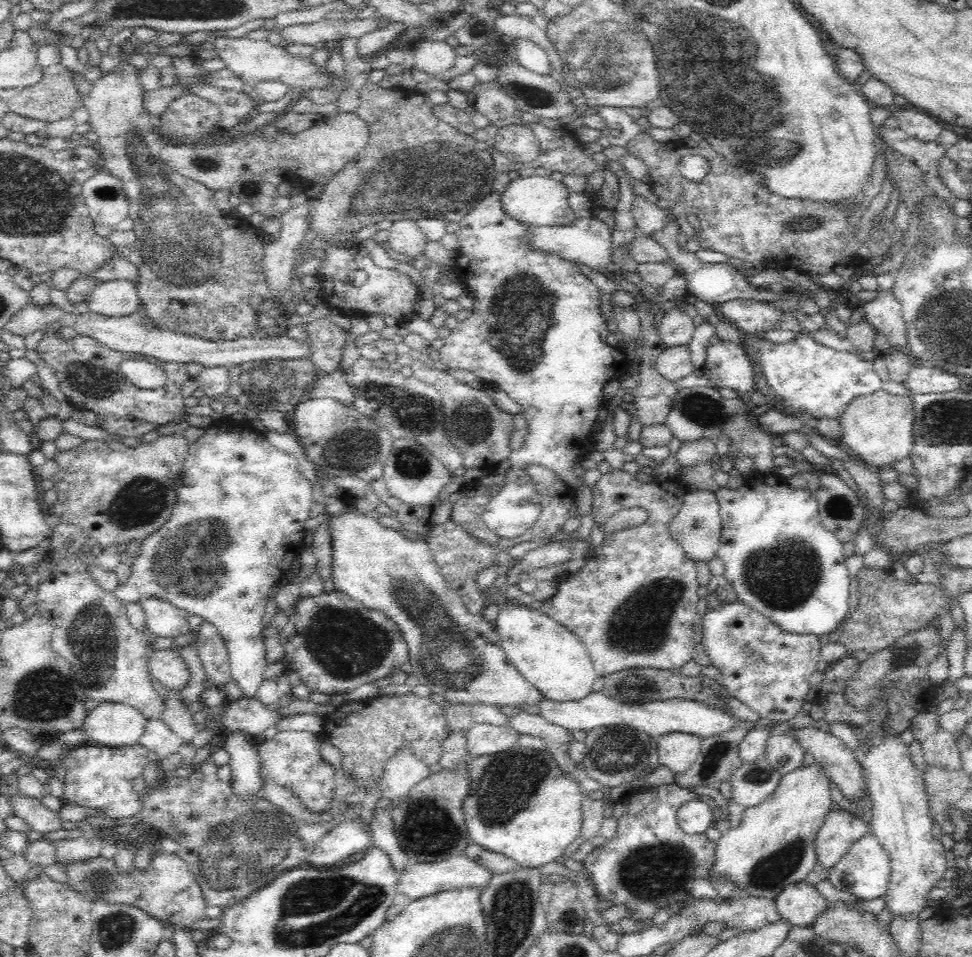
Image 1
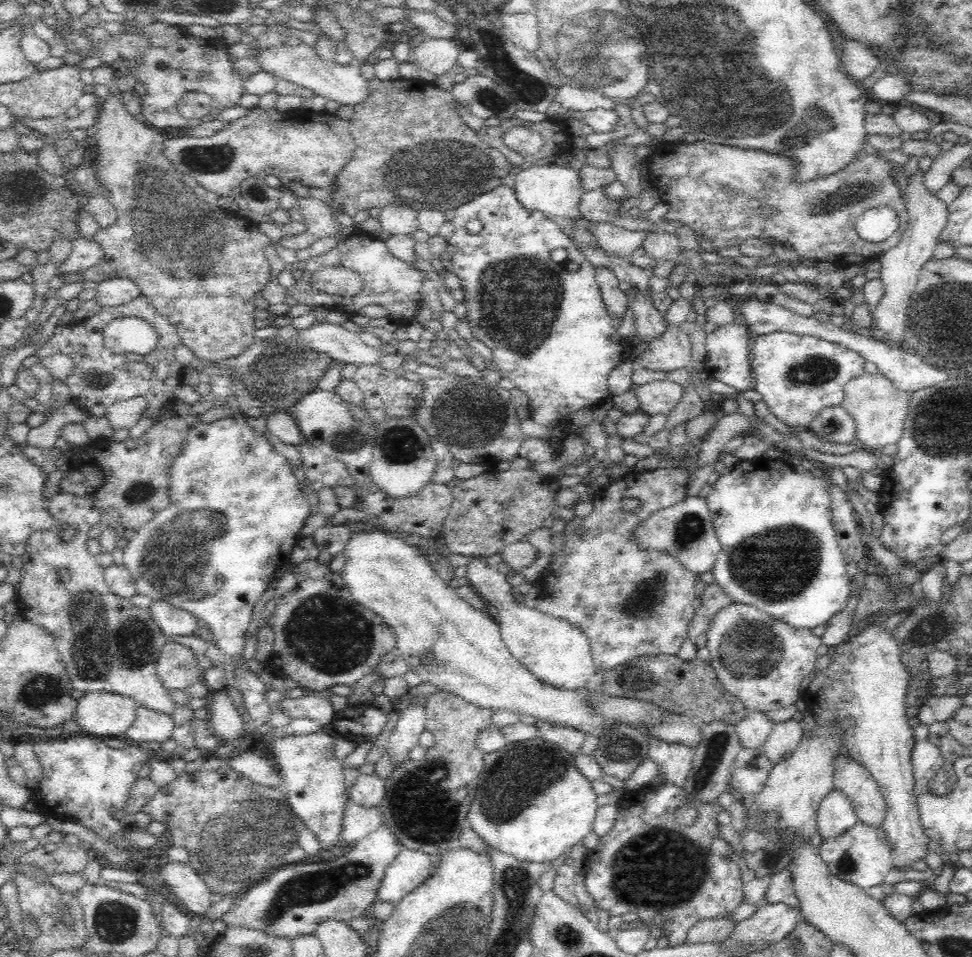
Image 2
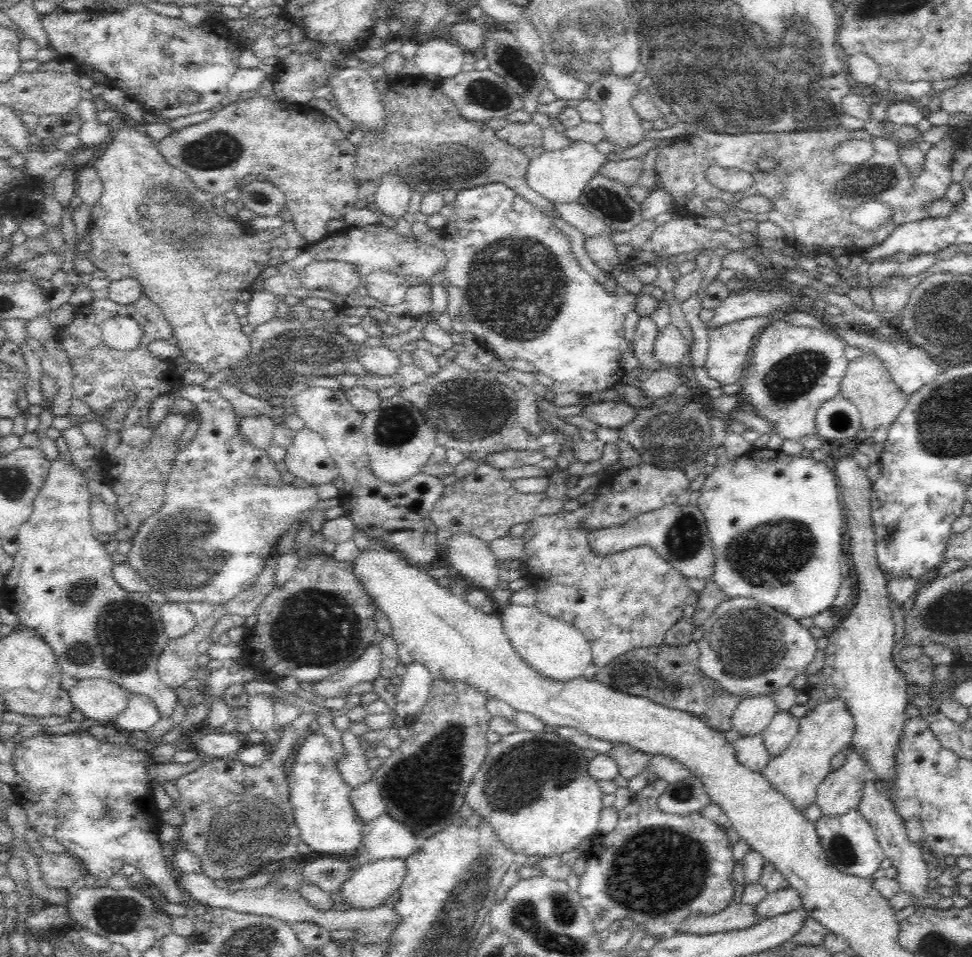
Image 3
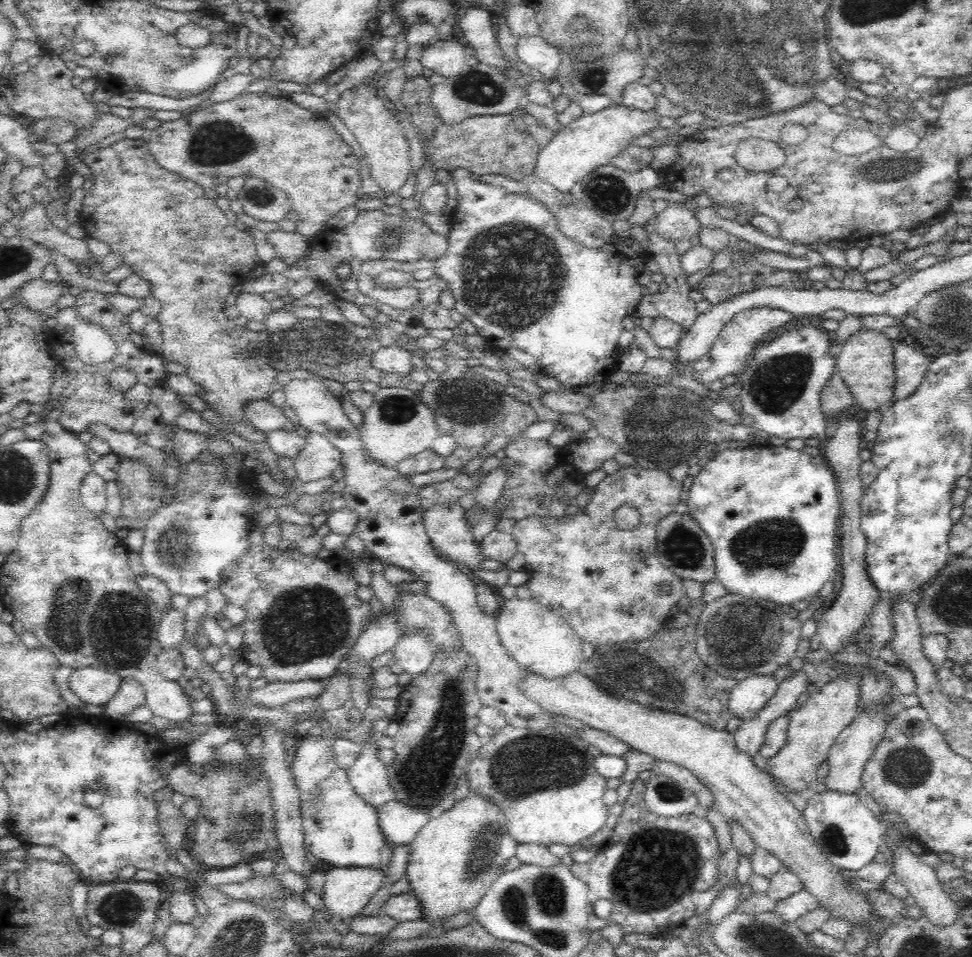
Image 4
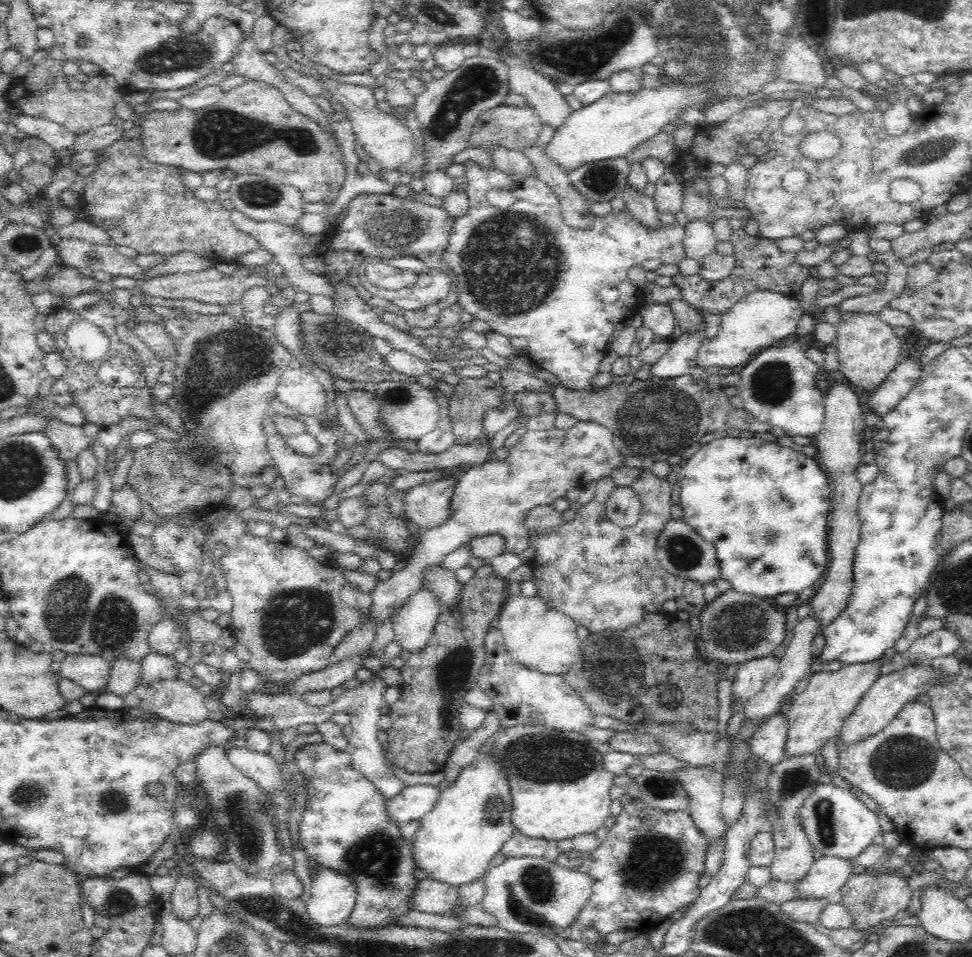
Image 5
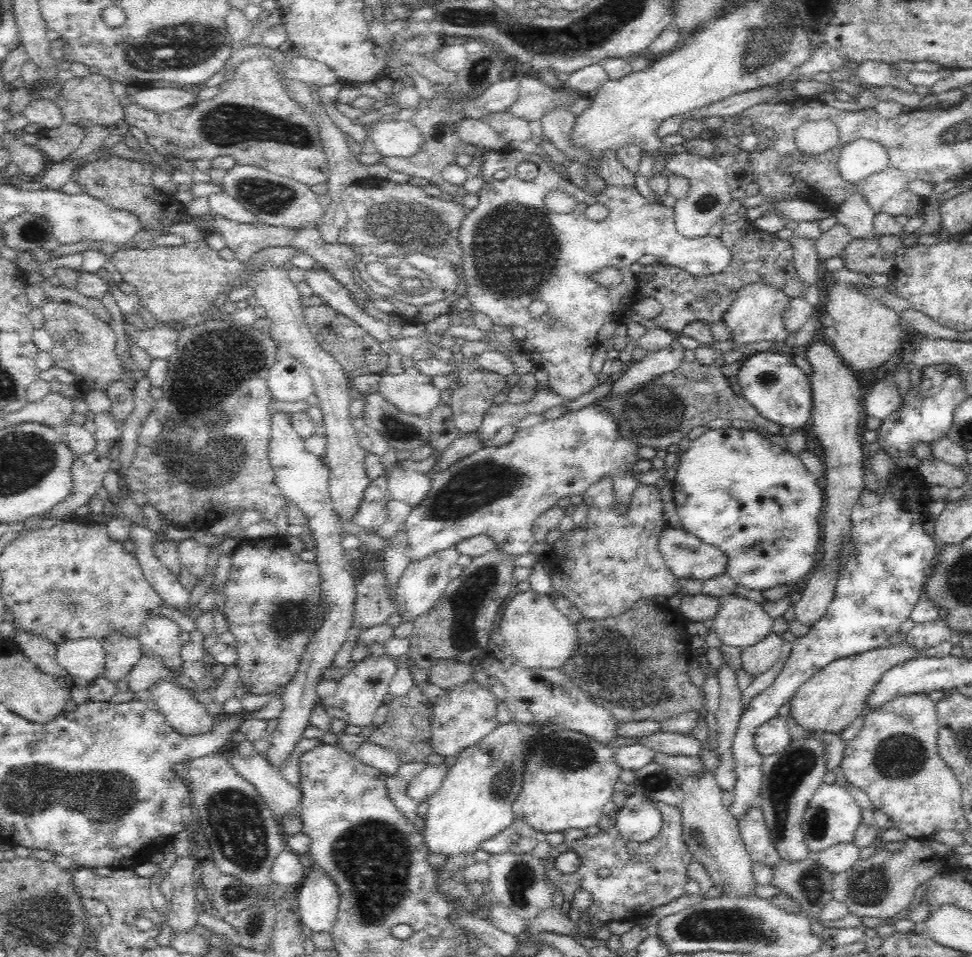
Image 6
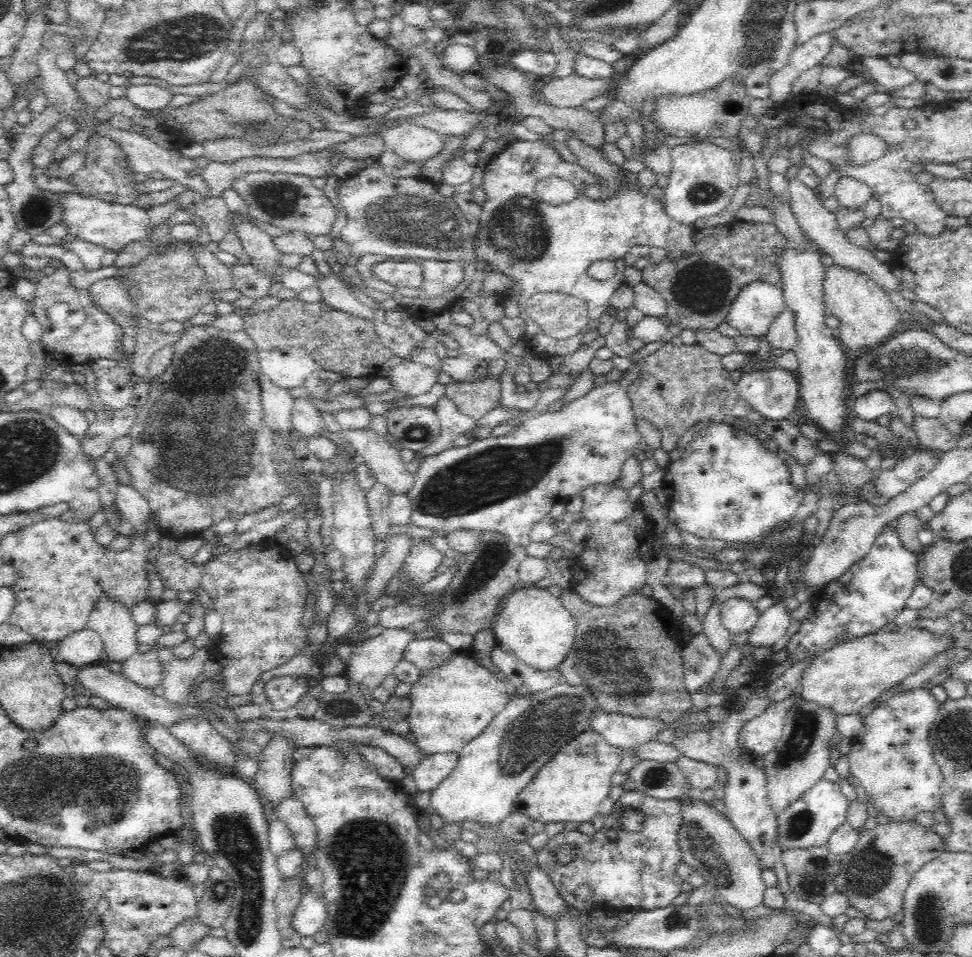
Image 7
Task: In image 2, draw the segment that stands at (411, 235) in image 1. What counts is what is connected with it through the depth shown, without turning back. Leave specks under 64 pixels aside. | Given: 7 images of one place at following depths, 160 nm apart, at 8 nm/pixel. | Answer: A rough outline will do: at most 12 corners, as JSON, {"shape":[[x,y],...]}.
{"shape":[[407,204],[385,205],[375,216],[391,236],[412,236],[418,214]]}

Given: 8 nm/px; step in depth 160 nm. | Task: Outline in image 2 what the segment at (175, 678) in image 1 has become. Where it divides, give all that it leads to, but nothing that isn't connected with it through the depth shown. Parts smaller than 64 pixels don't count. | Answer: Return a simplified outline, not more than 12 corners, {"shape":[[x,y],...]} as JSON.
{"shape":[[167,643],[157,659],[166,690],[202,681],[192,649]]}

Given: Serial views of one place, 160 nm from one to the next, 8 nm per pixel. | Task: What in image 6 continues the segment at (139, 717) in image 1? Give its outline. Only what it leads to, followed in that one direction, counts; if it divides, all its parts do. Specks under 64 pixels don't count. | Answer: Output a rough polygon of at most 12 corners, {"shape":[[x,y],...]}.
{"shape":[[94,637],[64,642],[58,665],[87,686],[104,676],[105,651]]}

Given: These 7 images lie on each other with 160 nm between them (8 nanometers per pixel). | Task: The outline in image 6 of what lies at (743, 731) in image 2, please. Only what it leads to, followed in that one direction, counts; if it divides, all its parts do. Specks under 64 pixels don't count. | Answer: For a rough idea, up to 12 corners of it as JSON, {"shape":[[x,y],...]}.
{"shape":[[768,636],[744,648],[744,671],[753,679],[779,662],[783,637]]}

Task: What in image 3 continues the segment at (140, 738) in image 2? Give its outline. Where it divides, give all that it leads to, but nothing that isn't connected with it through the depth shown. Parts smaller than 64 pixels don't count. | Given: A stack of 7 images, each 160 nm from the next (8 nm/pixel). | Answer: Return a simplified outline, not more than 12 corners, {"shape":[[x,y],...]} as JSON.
{"shape":[[128,694],[113,718],[126,734],[148,732],[159,720],[144,694]]}

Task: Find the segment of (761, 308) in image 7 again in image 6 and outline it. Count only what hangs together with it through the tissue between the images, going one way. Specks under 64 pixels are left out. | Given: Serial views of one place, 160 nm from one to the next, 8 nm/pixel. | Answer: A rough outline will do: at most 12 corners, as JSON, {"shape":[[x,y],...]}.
{"shape":[[744,286],[722,316],[740,346],[786,340],[790,298]]}

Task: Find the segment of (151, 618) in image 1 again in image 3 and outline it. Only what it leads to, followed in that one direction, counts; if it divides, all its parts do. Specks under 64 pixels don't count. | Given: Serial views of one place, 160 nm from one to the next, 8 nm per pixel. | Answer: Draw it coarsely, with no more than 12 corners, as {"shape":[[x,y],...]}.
{"shape":[[185,604],[160,605],[164,635],[186,636],[197,620]]}

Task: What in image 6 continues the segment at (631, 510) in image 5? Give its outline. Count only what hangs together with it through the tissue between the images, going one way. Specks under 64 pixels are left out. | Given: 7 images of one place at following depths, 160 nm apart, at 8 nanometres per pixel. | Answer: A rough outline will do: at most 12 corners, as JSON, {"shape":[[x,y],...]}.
{"shape":[[600,402],[427,472],[421,559],[480,535],[514,558],[536,518],[612,481],[640,443]]}

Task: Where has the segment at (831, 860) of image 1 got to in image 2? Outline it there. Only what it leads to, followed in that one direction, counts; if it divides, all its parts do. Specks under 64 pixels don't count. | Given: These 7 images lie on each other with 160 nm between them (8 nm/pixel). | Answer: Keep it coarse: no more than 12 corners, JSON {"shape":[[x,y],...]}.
{"shape":[[842,792],[820,803],[817,833],[836,839],[858,822]]}

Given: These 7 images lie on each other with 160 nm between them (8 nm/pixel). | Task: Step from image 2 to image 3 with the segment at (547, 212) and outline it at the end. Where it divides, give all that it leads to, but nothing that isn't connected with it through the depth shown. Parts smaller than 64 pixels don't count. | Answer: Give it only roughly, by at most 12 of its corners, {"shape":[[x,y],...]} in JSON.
{"shape":[[596,144],[532,156],[533,192],[556,202],[579,202],[607,162]]}

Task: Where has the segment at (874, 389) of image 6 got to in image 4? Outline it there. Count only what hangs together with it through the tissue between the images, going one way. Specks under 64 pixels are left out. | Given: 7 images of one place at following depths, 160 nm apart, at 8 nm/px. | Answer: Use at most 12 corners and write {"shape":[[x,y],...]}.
{"shape":[[897,343],[892,402],[920,386],[930,358],[920,343]]}

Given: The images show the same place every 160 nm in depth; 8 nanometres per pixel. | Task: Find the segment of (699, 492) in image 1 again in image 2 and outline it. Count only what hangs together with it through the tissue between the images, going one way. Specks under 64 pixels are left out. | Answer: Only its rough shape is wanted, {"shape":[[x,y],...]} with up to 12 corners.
{"shape":[[687,496],[634,530],[639,544],[697,576],[720,543],[704,496]]}

